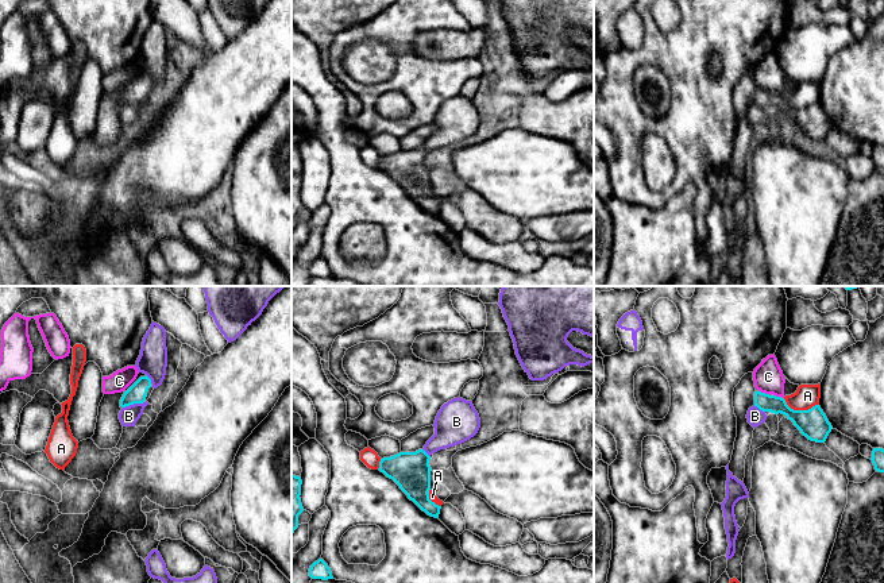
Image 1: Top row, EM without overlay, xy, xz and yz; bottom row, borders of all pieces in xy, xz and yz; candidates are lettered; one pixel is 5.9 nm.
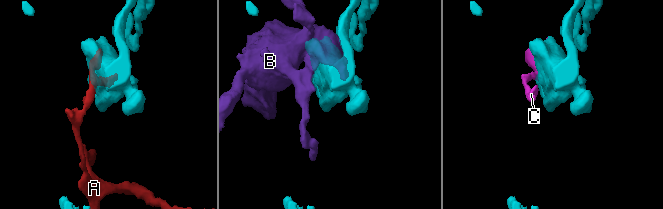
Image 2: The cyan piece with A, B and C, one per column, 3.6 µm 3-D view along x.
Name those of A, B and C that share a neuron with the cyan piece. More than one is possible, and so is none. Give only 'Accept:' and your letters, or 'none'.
Accept: none

